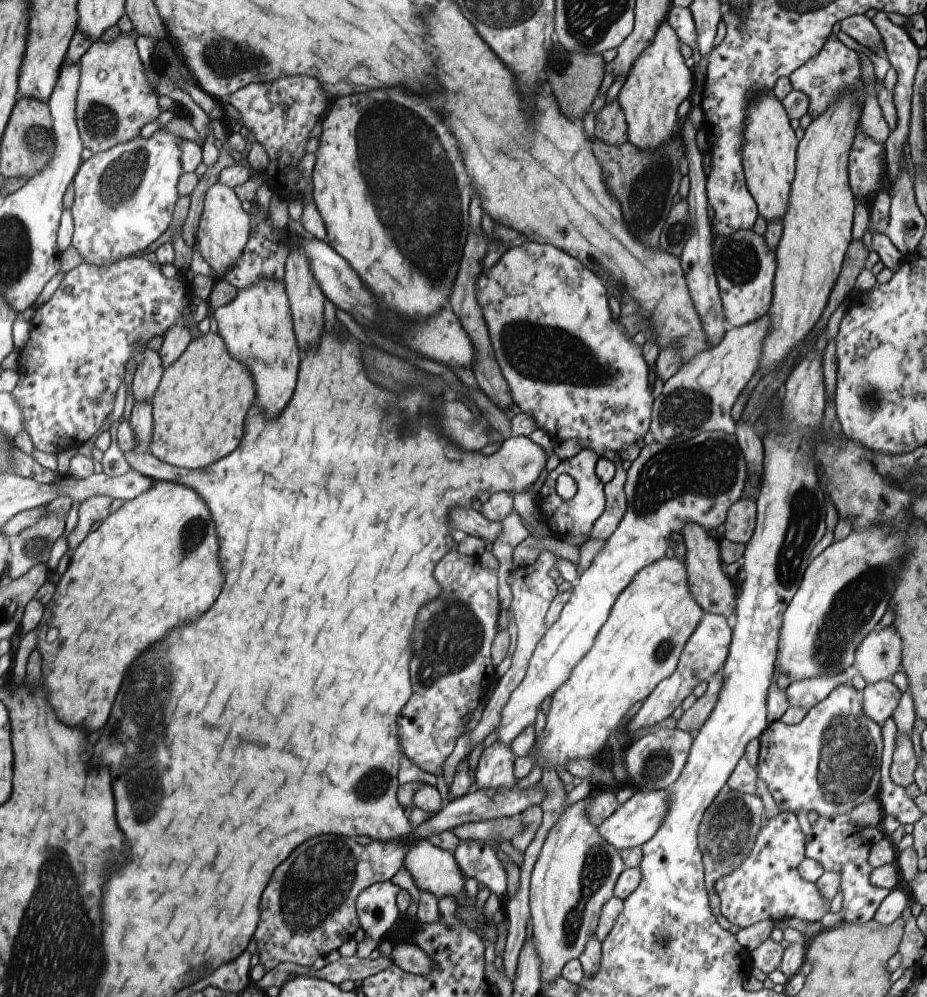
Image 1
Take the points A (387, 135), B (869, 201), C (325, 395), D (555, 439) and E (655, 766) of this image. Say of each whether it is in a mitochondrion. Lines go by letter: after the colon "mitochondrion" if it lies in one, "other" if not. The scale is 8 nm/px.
A: mitochondrion
B: other
C: other
D: other
E: mitochondrion

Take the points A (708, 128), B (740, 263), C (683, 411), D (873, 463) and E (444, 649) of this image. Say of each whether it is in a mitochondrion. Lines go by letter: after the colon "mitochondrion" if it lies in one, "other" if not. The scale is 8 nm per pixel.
A: other
B: mitochondrion
C: mitochondrion
D: other
E: mitochondrion

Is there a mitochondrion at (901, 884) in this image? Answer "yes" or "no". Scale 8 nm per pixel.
no

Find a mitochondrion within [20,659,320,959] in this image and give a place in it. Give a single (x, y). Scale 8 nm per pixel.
(141, 781)

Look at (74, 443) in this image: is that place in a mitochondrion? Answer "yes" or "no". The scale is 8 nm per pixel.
no

